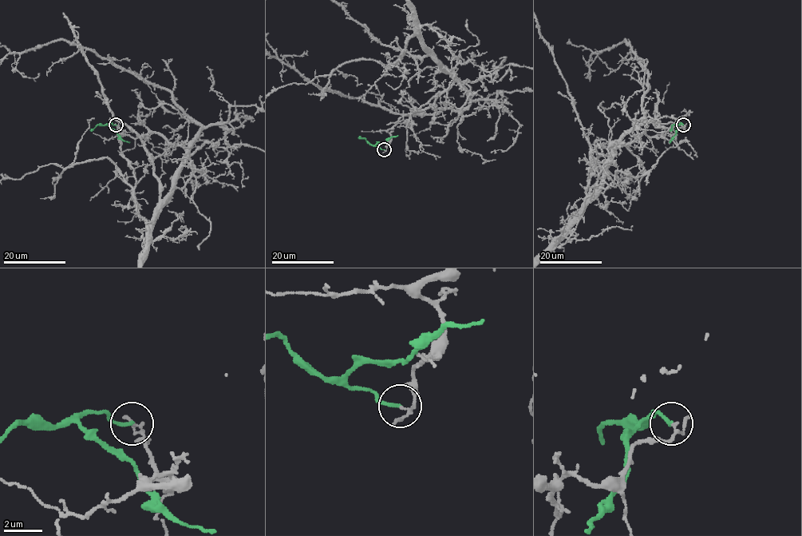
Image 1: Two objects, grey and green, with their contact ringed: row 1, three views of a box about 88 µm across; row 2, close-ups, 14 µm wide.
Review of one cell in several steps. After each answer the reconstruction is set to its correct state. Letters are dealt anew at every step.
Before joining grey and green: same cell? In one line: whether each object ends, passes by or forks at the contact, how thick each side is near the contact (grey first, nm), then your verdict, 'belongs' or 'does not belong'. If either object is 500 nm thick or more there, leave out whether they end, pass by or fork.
grey passes by; green ends there; 110 nm thick on the grey side, 180 nm on the other; does not belong

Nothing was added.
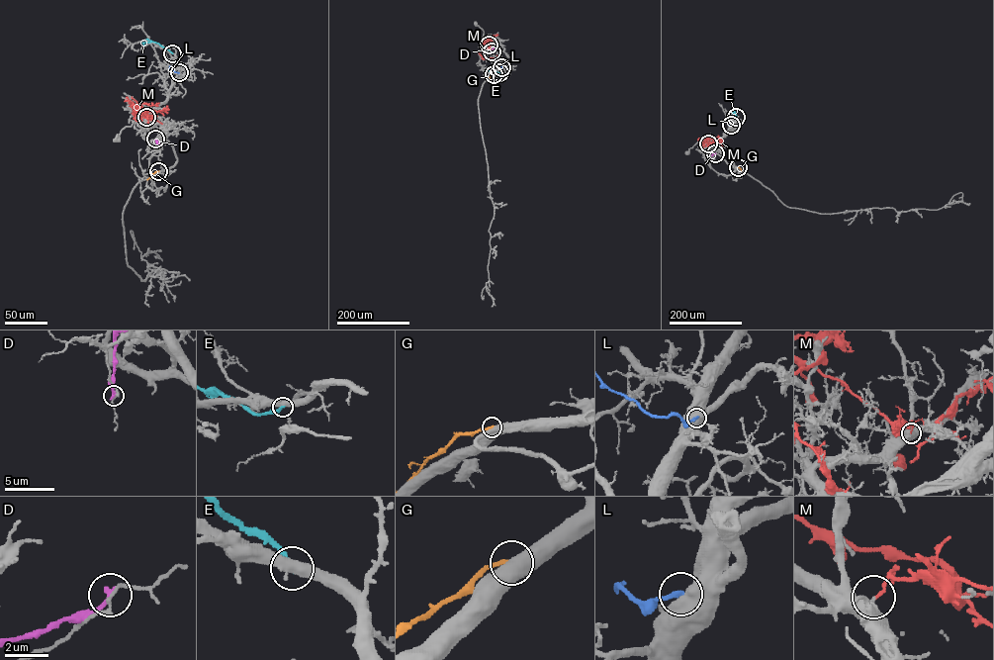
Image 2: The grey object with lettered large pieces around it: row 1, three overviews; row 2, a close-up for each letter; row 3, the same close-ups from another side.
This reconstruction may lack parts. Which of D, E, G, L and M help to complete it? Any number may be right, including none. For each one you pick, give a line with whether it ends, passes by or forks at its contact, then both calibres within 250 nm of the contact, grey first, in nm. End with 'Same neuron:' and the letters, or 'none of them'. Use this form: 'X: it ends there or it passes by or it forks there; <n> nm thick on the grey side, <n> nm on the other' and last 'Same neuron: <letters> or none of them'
Same neuron: none of them

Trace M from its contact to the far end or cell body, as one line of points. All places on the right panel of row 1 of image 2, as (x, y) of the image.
M: (707, 143), (703, 141), (715, 139), (719, 141)

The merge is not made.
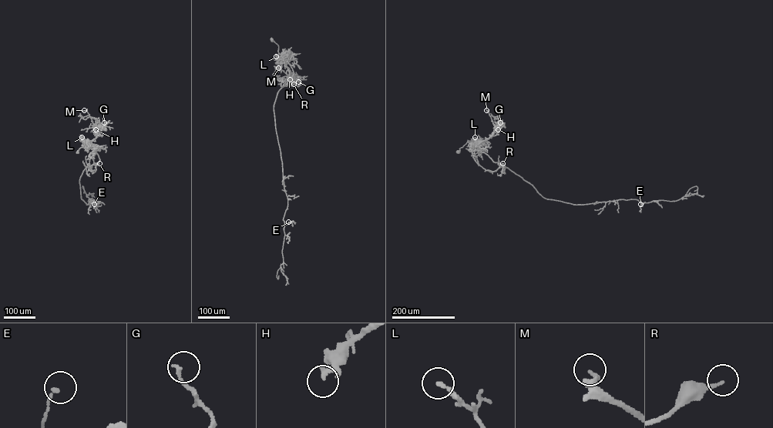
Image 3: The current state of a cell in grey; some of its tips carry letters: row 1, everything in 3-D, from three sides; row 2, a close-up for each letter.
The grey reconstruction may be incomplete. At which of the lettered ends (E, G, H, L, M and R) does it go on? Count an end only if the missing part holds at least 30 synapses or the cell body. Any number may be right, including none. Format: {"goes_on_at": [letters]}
{"goes_on_at": ["M"]}

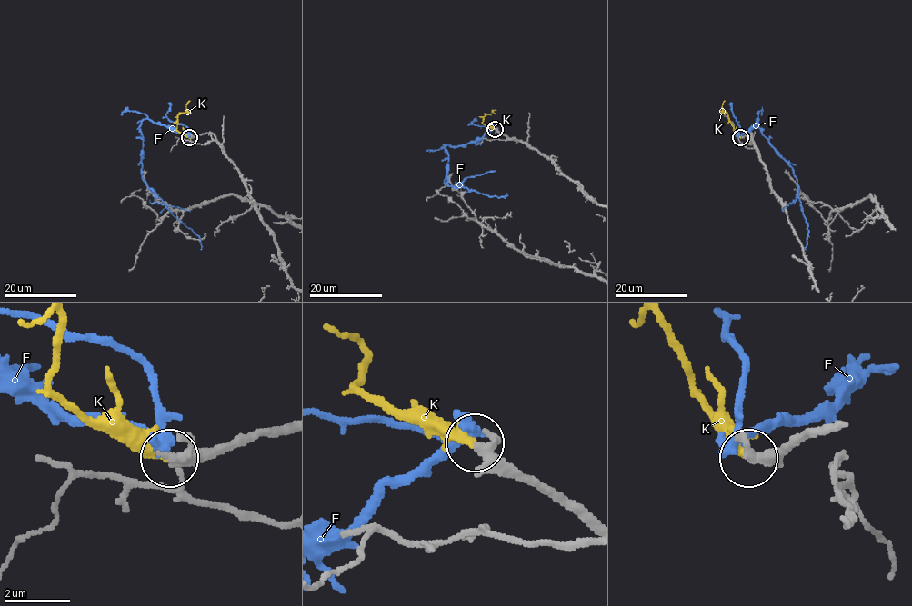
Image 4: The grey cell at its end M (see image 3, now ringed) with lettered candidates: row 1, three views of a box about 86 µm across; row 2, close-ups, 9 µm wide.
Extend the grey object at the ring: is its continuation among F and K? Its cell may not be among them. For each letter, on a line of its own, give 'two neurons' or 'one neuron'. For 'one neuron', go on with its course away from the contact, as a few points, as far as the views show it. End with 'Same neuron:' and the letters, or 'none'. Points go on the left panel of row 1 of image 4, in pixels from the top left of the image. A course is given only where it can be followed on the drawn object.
F: two neurons
K: one neuron; course (189, 137), (176, 129), (177, 115), (184, 113), (189, 101)
Same neuron: K

